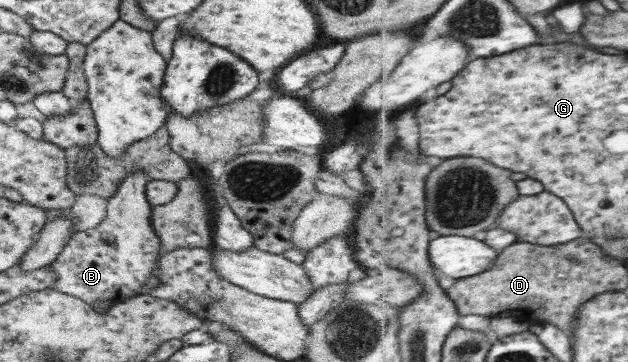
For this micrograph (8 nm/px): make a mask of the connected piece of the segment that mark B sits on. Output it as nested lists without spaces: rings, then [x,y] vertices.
[[[132,171],[119,180],[115,193],[107,199],[104,221],[94,229],[73,232],[58,256],[50,264],[57,277],[48,287],[82,299],[90,306],[94,303],[100,303],[102,300],[108,300],[105,305],[108,305],[109,308],[113,303],[122,302],[124,299],[139,294],[141,286],[156,268],[159,252],[158,237],[155,236],[152,227],[150,227],[152,206],[145,197],[145,184],[148,180],[150,179],[144,171]]]

